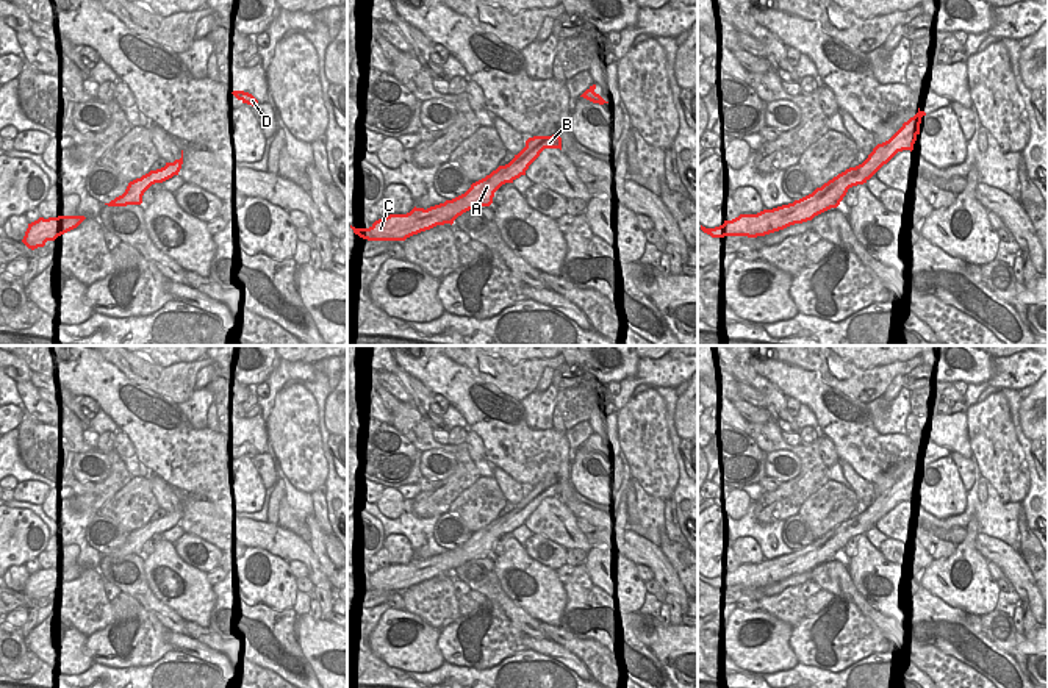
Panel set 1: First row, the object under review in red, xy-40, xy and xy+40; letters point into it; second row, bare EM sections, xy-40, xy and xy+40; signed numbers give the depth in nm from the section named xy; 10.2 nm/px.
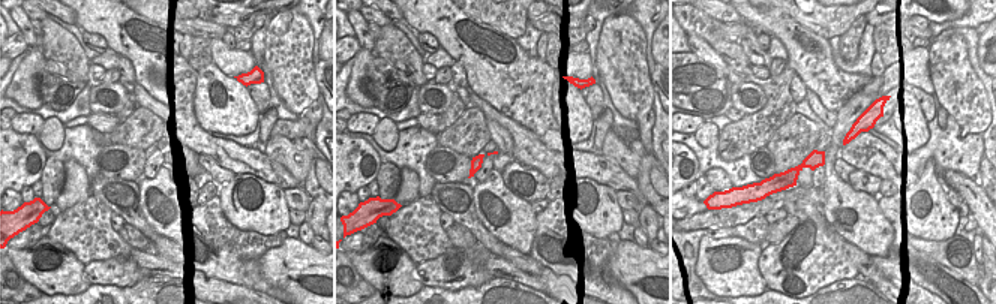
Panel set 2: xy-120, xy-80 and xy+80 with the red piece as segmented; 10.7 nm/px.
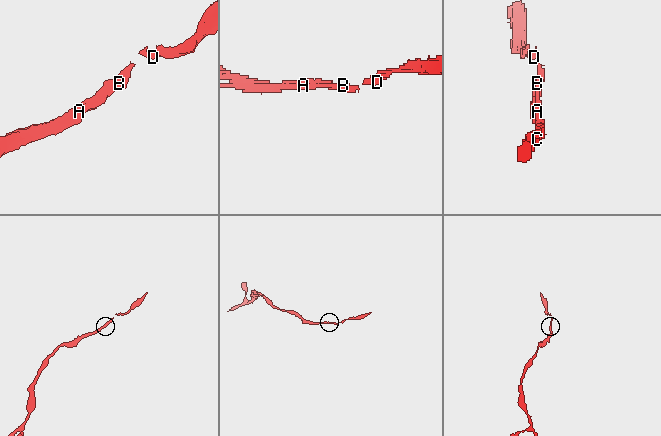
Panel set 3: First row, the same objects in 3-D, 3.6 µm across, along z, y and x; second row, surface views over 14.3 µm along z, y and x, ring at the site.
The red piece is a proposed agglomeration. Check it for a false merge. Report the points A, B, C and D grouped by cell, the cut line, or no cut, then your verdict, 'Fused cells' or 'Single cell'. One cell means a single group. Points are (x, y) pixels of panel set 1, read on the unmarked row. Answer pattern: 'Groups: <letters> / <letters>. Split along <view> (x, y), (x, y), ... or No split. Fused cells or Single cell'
Groups: A B C D. No split. Single cell

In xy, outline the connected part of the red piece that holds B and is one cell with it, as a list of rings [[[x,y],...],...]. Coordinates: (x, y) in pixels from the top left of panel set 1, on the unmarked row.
[[[560,485],[533,486],[526,491],[526,497],[515,505],[515,508],[499,516],[485,529],[471,535],[471,538],[444,554],[424,558],[413,558],[407,564],[389,564],[375,571],[369,579],[355,579],[355,585],[368,591],[405,591],[407,588],[421,582],[430,580],[436,575],[454,574],[463,563],[493,554],[494,543],[505,533],[513,533],[521,525],[526,525],[529,516],[540,507],[544,499],[560,499]]]

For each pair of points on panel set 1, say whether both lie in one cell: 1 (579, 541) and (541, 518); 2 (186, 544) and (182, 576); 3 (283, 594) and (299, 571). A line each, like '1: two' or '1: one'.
1: one
2: two
3: two

